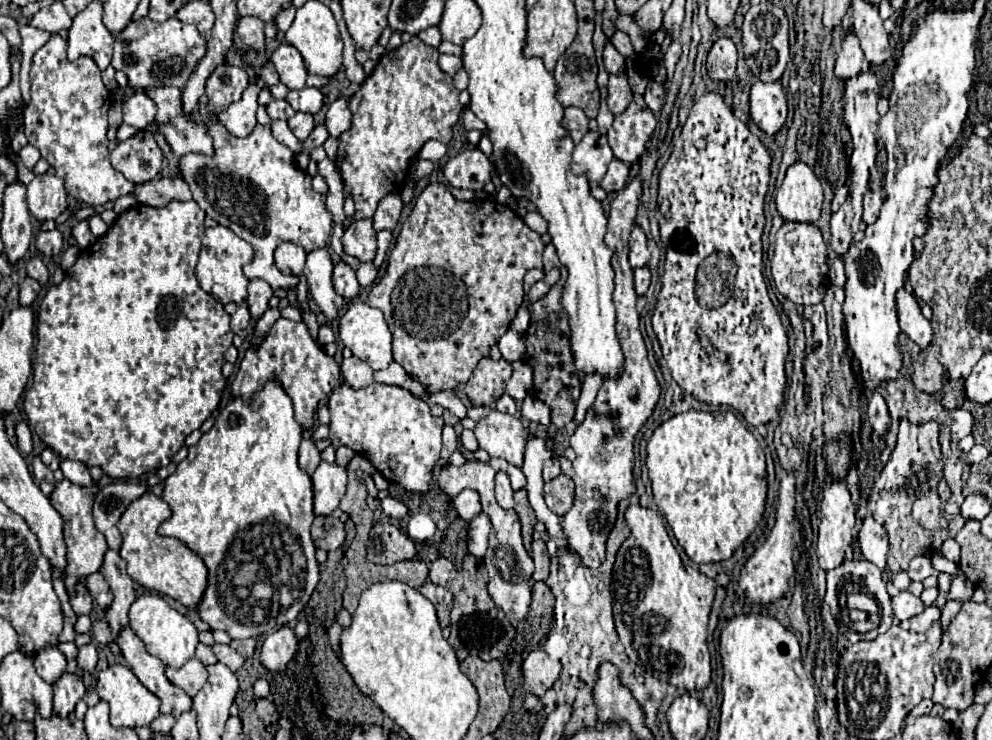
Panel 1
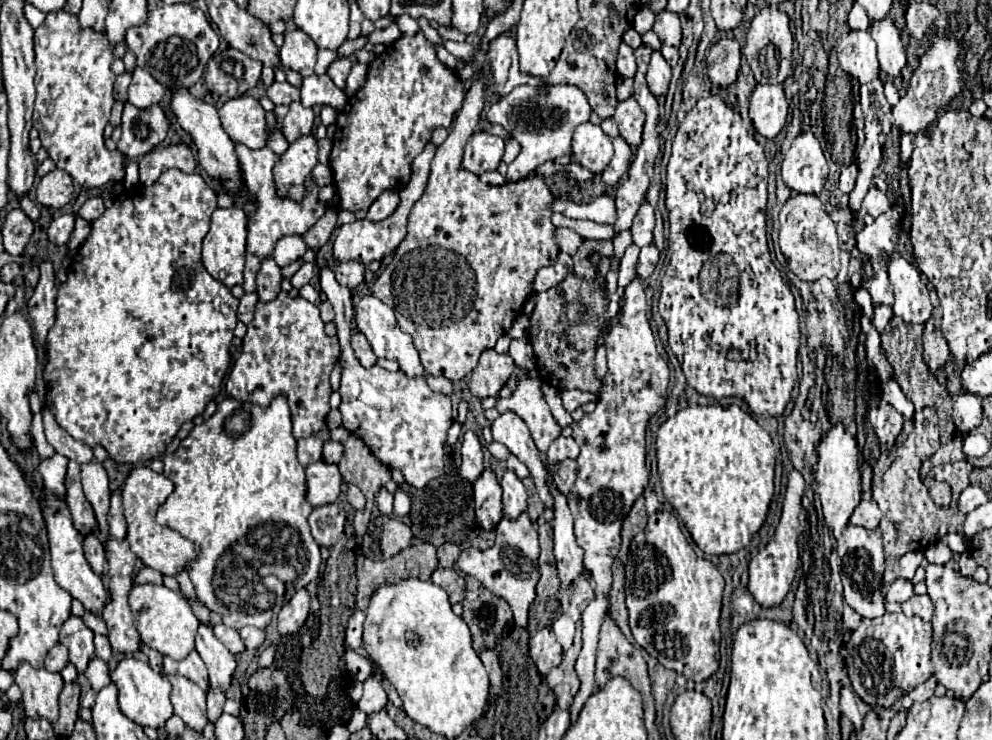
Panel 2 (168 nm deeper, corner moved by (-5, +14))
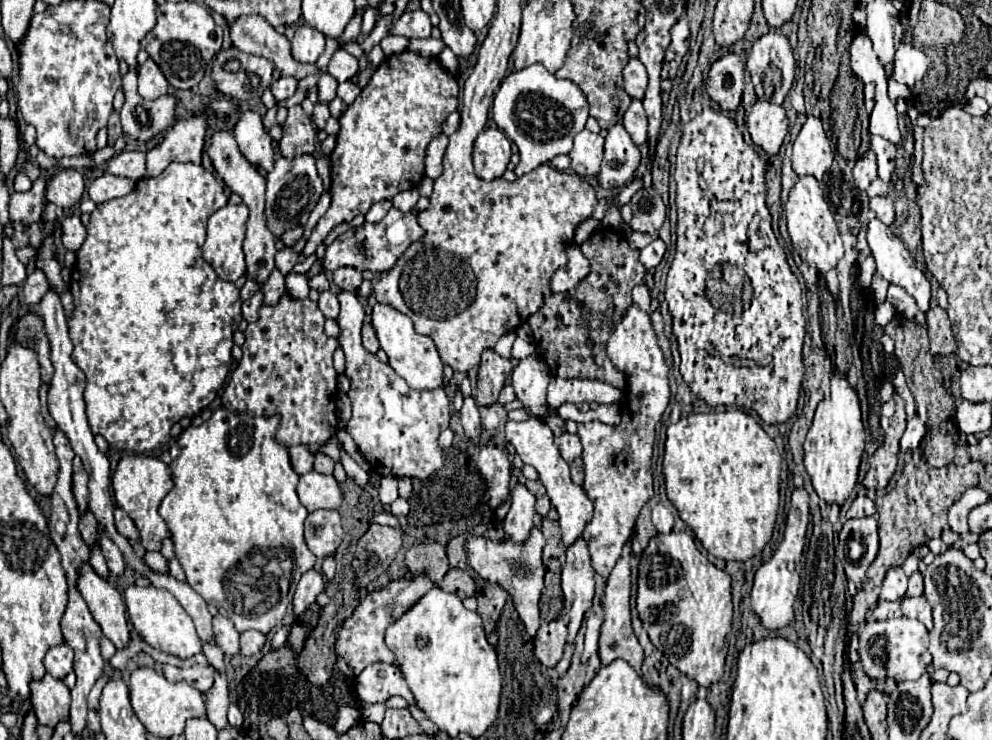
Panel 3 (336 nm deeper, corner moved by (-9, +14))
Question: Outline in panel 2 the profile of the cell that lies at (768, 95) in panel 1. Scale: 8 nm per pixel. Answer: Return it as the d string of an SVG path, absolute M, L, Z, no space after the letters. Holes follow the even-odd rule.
M758 84L750 96L750 118L766 138L774 138L786 124L788 100L782 84Z

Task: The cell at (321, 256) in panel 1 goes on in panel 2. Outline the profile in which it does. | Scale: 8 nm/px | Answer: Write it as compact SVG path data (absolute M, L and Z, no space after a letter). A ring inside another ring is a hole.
M328 266L320 270L320 286L334 306L334 322L342 348L342 382L338 390L342 396L342 426L358 434L382 464L400 470L410 486L424 488L430 480L442 476L446 432L454 422L450 396L432 392L424 378L410 378L400 370L388 372L380 366L368 370L362 368L350 348L350 324L354 316L350 290L336 282L334 272Z

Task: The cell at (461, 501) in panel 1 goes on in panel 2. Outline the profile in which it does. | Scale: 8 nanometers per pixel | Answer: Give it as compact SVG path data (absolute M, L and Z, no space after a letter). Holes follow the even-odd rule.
M466 432L462 438L462 466L460 476L474 484L482 476L484 464L482 464L482 448L478 442L478 436L474 432Z

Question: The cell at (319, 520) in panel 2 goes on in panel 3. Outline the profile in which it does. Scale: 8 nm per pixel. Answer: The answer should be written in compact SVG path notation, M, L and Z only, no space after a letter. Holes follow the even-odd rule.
M338 510L310 512L304 522L306 546L316 558L326 558L342 542L342 522Z

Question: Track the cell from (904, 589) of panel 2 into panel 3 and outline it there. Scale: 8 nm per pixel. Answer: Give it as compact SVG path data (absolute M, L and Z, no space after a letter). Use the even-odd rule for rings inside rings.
M900 566L890 568L886 572L886 578L882 580L882 592L880 600L902 600L908 588L908 576Z

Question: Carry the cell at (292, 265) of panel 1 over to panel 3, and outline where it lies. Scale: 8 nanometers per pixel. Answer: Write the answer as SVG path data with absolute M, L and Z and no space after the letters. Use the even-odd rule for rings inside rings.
M284 248L276 254L276 268L286 276L294 268L296 260L298 260L298 254L292 248Z

